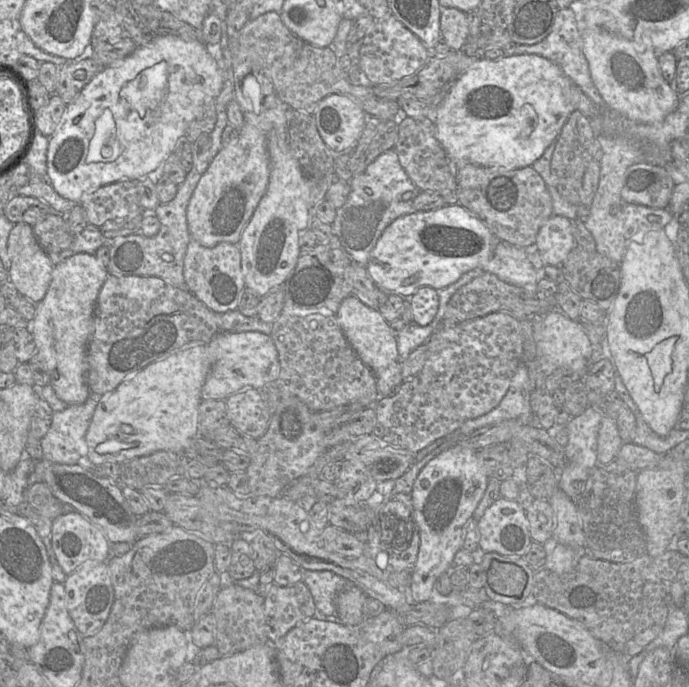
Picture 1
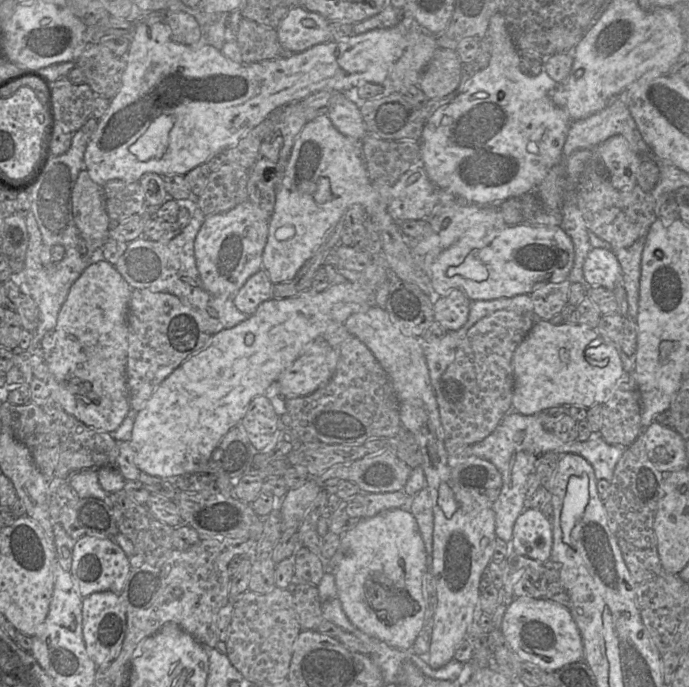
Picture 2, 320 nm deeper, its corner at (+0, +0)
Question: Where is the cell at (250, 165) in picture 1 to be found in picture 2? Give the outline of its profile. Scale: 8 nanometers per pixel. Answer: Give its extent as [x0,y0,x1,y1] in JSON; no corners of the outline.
[194,199,269,296]

